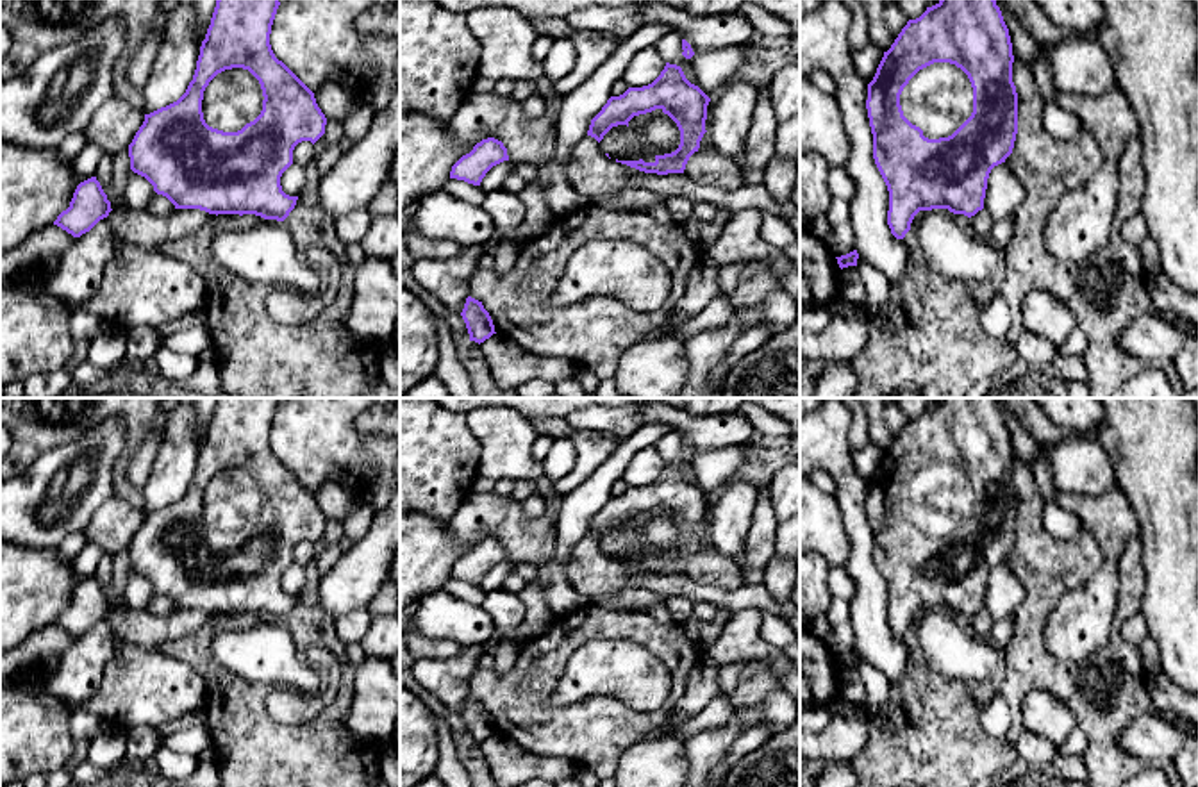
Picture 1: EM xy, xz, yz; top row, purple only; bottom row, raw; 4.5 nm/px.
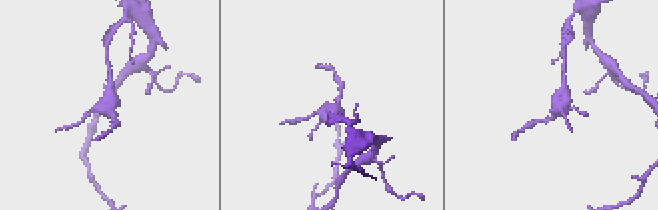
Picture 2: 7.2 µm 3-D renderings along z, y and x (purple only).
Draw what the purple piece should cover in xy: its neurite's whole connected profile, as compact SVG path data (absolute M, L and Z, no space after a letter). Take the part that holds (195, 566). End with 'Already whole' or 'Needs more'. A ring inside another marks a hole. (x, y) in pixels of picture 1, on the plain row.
M218 398L186 493L145 514L129 544L130 569L145 576L175 609L200 609L216 616L255 614L277 621L284 621L295 609L298 596L282 591L280 576L293 564L298 543L314 544L325 534L327 518L314 493L271 450L270 434L279 405L279 398ZM232 468L248 469L259 480L264 500L254 521L237 532L223 532L205 523L202 500L209 482Z. Already whole

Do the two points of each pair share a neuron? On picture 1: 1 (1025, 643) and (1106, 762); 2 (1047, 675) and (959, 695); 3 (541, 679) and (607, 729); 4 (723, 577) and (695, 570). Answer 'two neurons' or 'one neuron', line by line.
1: one neuron
2: two neurons
3: one neuron
4: one neuron

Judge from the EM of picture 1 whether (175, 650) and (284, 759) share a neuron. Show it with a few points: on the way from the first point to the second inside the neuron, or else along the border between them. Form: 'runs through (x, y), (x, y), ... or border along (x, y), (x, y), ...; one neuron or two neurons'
runs through (206, 666), (222, 684), (236, 711), (254, 729); one neuron

